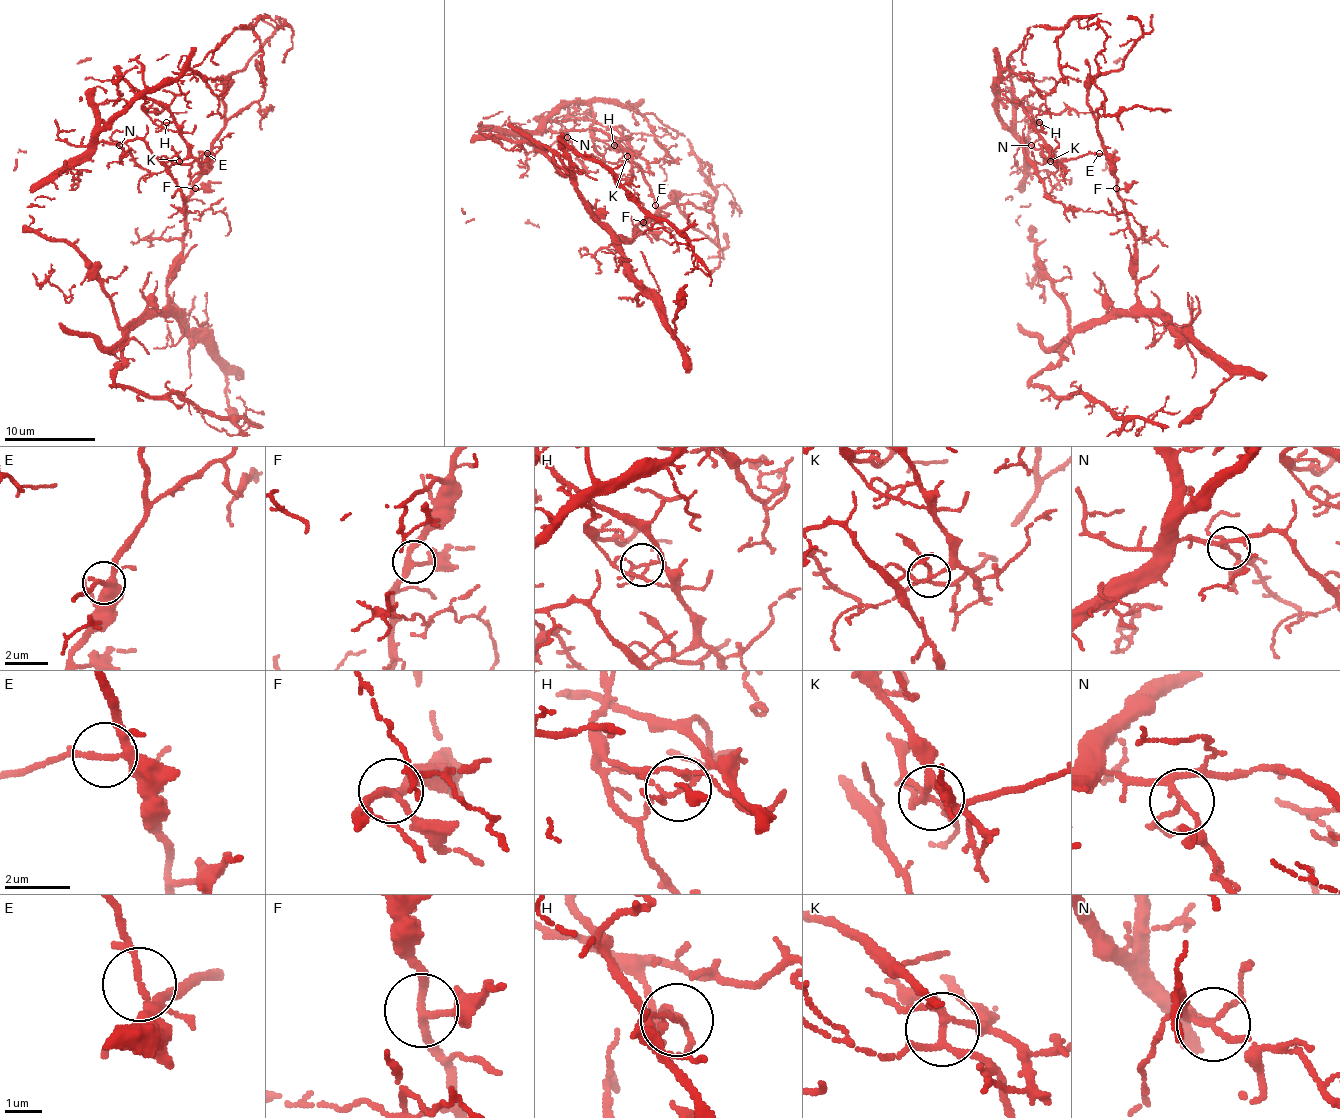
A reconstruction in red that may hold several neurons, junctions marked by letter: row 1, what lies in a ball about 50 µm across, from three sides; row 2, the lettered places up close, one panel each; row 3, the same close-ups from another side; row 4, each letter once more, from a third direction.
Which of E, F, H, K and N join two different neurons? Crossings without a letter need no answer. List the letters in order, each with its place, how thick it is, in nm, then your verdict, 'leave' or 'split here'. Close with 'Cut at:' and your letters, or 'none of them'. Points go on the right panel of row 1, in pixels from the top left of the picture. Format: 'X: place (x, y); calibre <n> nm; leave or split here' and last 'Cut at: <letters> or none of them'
E: place (1099, 153); calibre 180 nm; split here
F: place (1116, 188); calibre 220 nm; leave
H: place (1039, 122); calibre 120 nm; split here
K: place (1050, 161); calibre 170 nm; leave
N: place (1031, 145); calibre 150 nm; leave
Cut at: E, H

